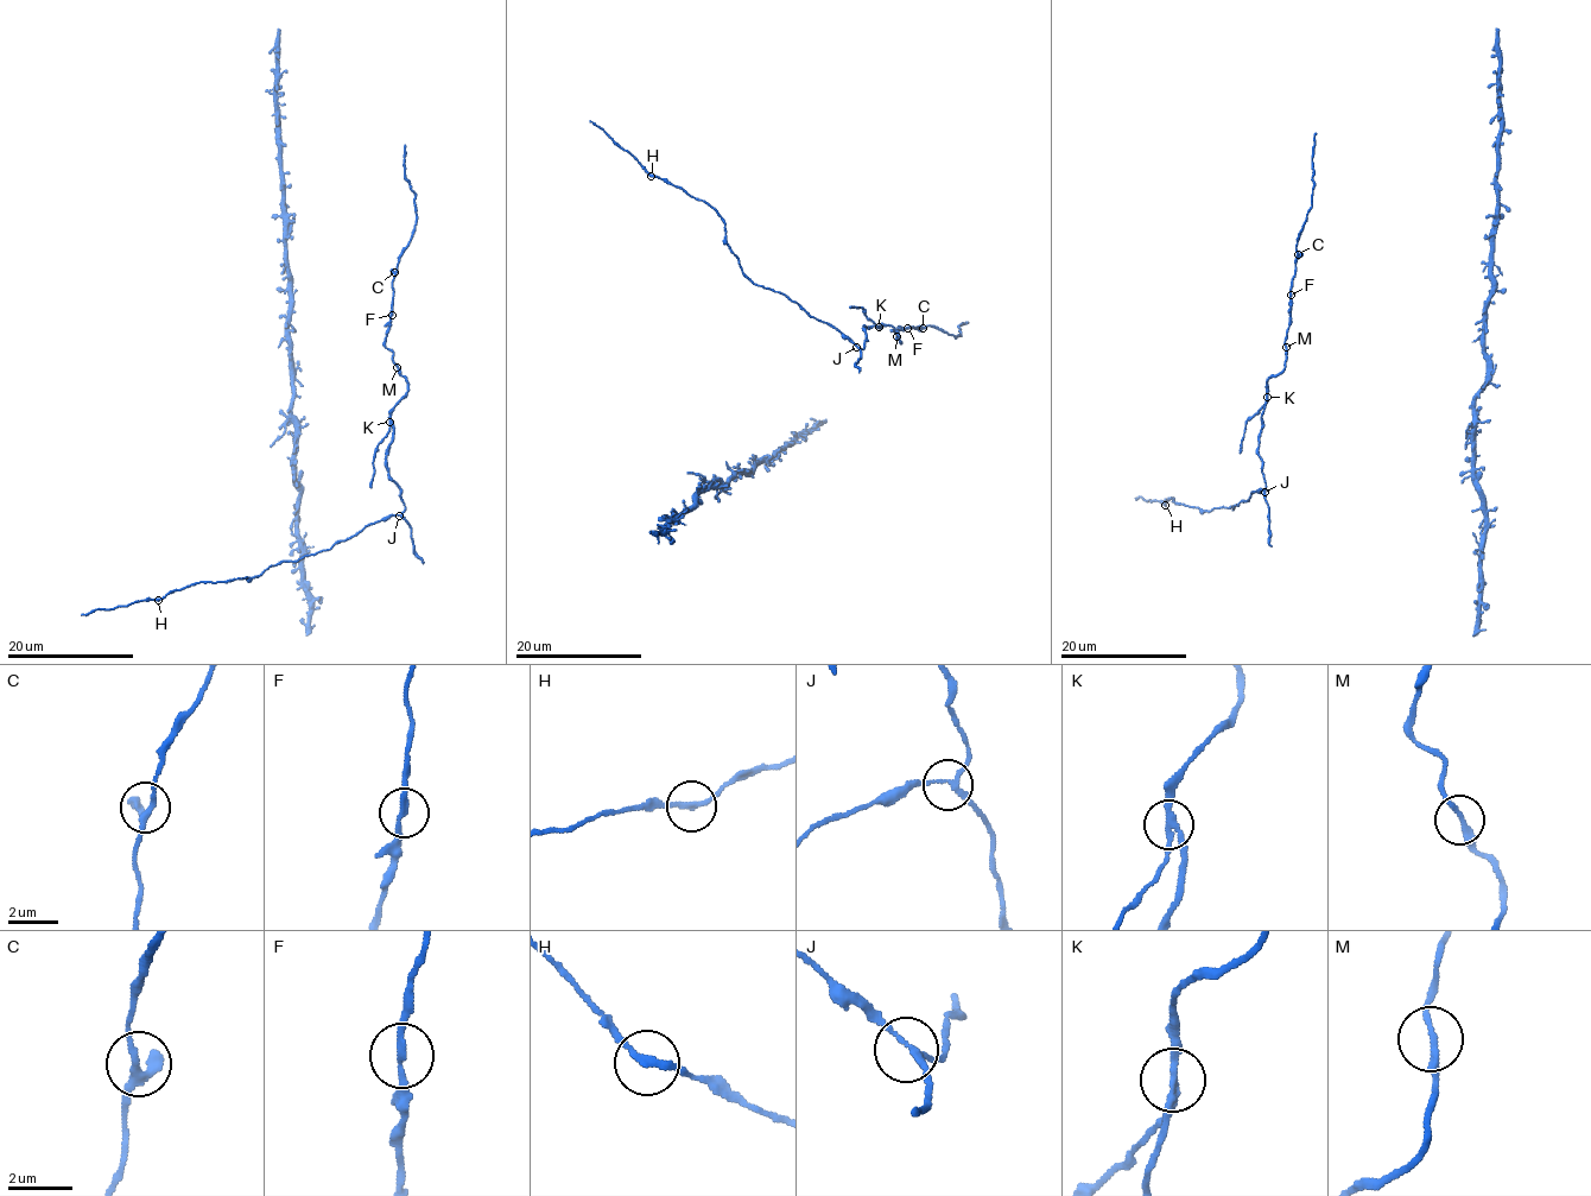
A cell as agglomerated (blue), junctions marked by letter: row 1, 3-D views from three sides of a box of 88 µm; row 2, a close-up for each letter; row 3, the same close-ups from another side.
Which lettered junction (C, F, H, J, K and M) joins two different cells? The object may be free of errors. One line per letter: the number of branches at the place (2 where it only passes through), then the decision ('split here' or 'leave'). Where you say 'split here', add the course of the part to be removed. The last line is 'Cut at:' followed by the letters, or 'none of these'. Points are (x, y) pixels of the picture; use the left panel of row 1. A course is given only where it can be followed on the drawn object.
C: 3 | leave
F: 2 | leave
H: 2 | leave
J: 3 | leave
K: 3 | split here | (390, 422), (374, 454), (371, 488)
M: 2 | leave
Cut at: K

